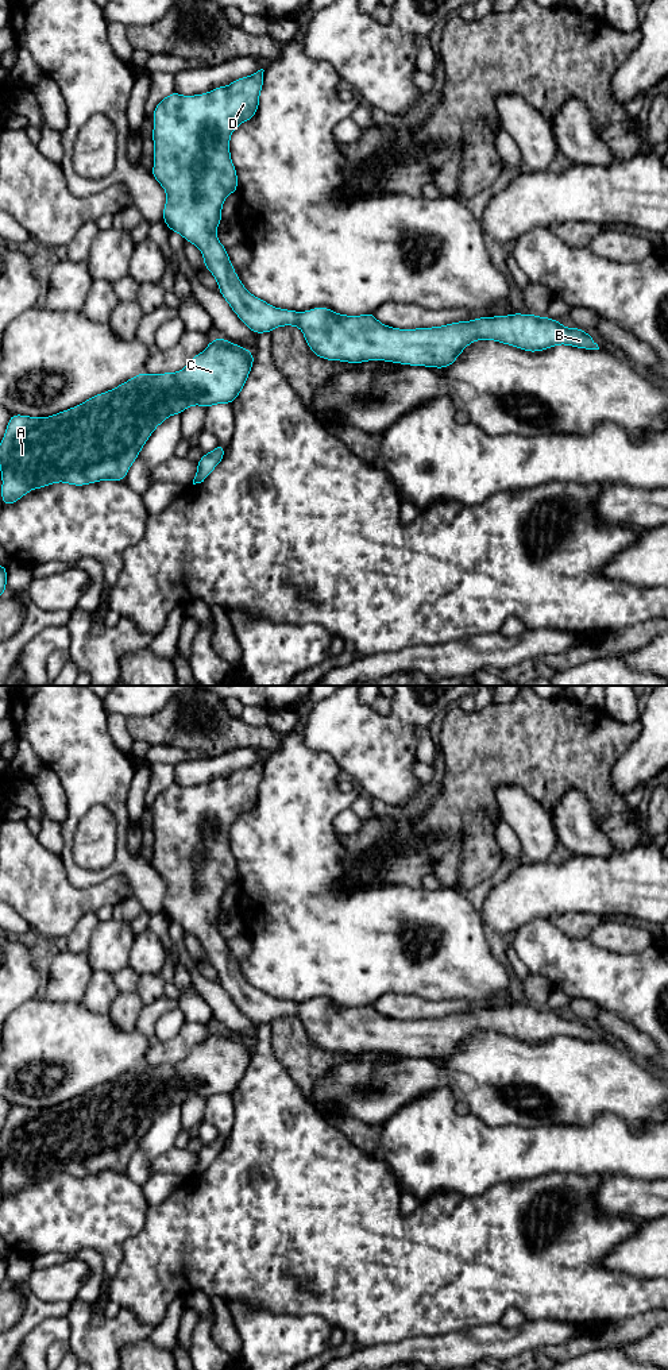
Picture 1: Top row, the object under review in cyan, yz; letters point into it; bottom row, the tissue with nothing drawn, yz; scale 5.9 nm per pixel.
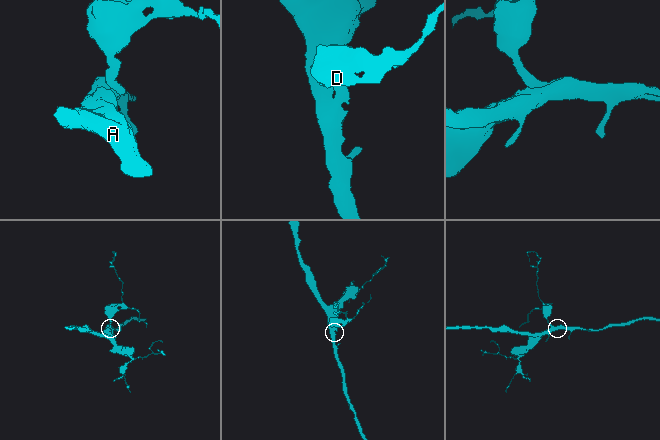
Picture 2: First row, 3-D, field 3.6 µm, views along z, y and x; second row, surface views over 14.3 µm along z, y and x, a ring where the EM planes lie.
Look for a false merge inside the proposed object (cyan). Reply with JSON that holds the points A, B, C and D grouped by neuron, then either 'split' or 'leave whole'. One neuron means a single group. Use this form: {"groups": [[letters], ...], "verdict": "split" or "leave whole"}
{"groups": [["A", "B", "C", "D"]], "verdict": "leave whole"}

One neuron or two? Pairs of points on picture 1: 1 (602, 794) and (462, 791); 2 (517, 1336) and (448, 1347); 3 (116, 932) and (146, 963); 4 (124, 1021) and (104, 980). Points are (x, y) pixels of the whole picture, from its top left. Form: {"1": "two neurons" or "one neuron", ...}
{"1": "one neuron", "2": "one neuron", "3": "one neuron", "4": "one neuron"}

